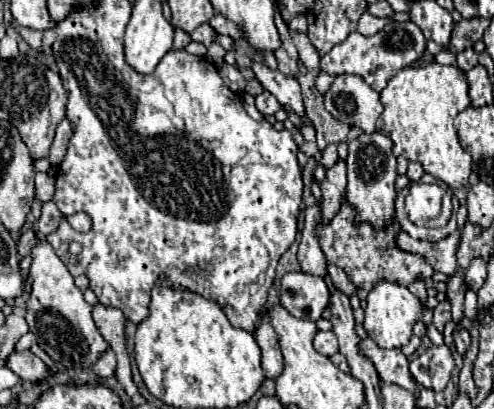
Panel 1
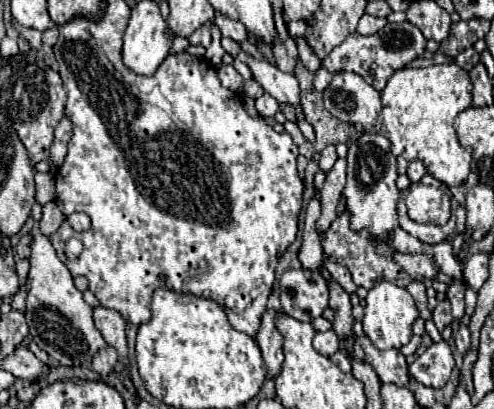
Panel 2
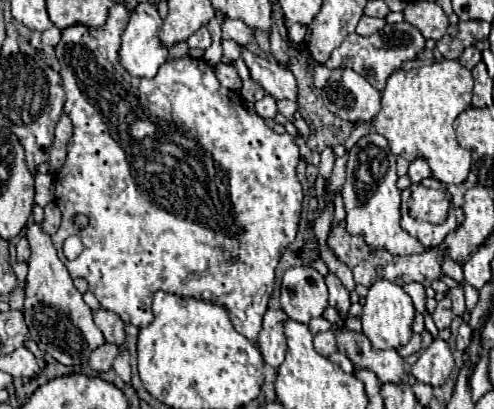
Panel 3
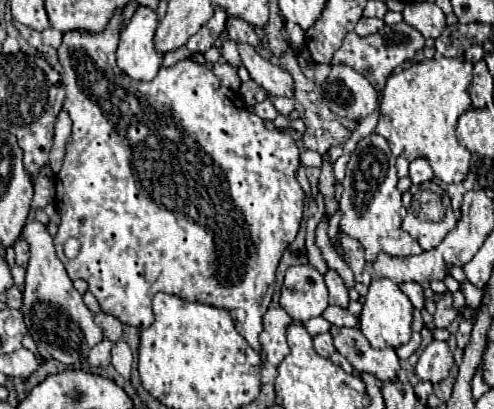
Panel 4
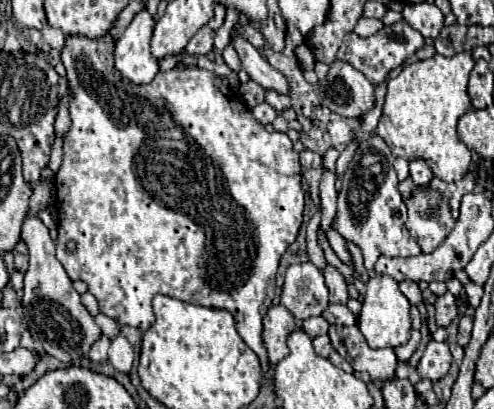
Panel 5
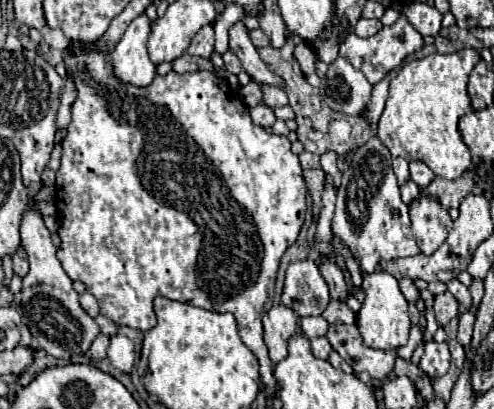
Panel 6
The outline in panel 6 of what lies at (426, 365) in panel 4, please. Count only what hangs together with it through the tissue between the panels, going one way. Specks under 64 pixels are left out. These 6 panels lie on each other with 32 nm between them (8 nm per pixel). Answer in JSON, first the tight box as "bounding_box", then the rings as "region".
{"bounding_box":[418,340,450,378],"region":[[[434,340],[428,342],[418,366],[430,378],[436,378],[436,376],[446,374],[446,370],[450,368],[450,352],[448,352],[446,342],[442,342],[442,344],[438,344]]]}

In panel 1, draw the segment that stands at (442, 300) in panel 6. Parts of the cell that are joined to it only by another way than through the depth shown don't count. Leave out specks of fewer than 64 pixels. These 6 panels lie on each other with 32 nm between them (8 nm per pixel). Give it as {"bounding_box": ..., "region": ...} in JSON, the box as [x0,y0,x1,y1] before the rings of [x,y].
{"bounding_box":[434,300,452,332],"region":[[[444,300],[444,302],[440,302],[436,308],[434,308],[434,326],[442,332],[444,330],[444,324],[446,322],[450,322],[452,320],[452,316],[450,316],[450,302],[448,300]]]}

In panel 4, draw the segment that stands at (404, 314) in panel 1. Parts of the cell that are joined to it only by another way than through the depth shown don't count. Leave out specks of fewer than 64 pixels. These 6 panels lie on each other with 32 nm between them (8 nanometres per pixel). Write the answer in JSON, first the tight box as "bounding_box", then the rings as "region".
{"bounding_box":[360,278,412,348],"region":[[[374,278],[368,286],[368,294],[364,298],[364,308],[360,314],[360,330],[372,348],[398,348],[406,344],[412,336],[412,304],[408,296],[398,288],[396,282],[388,278]]]}

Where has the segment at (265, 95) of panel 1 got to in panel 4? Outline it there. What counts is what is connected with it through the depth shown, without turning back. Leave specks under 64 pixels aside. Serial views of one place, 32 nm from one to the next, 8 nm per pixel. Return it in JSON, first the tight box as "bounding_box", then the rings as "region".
{"bounding_box":[254,98,278,122],"region":[[[266,98],[264,102],[260,102],[260,104],[256,104],[254,106],[254,114],[256,116],[260,116],[264,122],[272,122],[276,116],[278,116],[278,112],[276,112],[276,108],[272,106],[272,102]]]}

